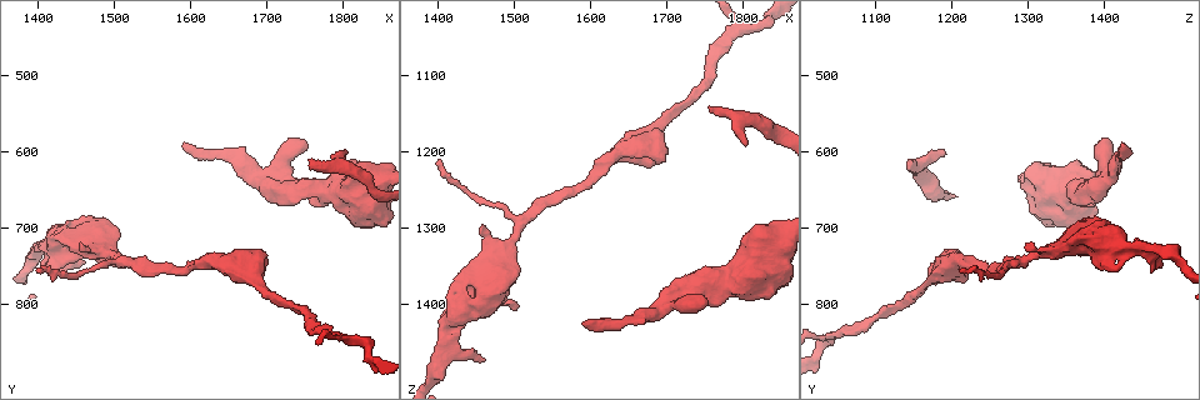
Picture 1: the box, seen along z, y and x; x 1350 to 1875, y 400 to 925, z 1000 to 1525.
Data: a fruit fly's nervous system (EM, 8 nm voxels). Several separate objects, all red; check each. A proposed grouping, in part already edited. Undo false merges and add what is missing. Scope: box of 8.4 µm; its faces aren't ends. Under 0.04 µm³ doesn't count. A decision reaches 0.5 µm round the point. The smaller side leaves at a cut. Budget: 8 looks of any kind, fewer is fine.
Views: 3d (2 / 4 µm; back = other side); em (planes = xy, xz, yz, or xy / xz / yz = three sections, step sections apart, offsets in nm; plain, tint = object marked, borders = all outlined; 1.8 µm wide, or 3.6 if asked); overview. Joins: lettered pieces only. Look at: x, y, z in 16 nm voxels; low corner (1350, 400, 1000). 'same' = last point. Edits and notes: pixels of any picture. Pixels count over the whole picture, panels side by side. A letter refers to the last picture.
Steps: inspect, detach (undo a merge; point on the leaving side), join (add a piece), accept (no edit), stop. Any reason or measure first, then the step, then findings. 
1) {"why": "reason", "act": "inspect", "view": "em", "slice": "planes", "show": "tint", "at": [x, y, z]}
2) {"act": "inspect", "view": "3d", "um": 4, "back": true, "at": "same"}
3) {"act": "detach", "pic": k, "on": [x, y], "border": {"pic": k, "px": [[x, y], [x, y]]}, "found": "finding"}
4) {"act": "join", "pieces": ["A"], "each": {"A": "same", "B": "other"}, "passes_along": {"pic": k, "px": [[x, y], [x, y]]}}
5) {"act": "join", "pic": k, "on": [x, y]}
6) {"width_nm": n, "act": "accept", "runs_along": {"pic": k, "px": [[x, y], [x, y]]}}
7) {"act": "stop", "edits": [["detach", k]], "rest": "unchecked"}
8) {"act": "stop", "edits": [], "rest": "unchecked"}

{"why": "branch stops here", "act": "inspect", "view": "3d", "um": 4, "at": [1590, 595, 1425]}

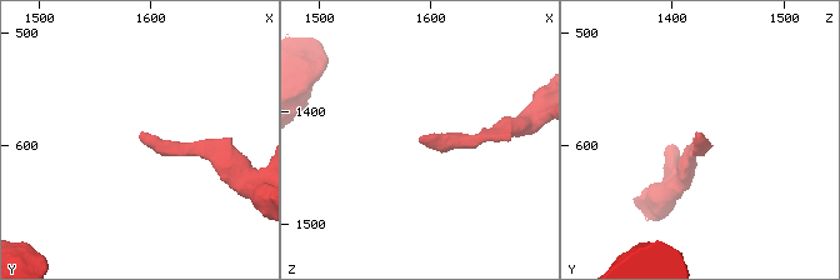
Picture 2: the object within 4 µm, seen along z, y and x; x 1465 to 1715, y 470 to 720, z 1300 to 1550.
{"why": "now the EM", "act": "inspect", "view": "em", "slice": "xz", "step": 4, "show": "tint", "at": [1590, 592, 1426]}

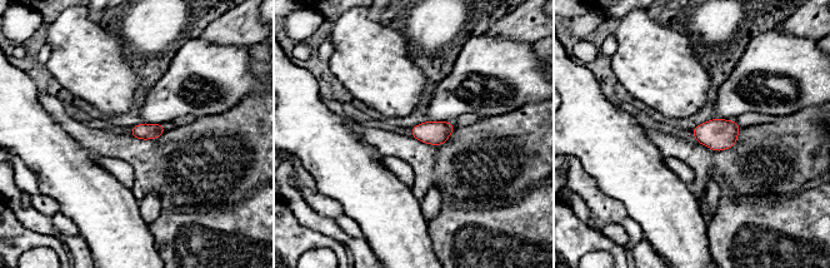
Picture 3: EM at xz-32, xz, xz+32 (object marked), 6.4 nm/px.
{"act": "inspect", "view": "em", "slice": "planes", "show": "borders", "at": "same"}

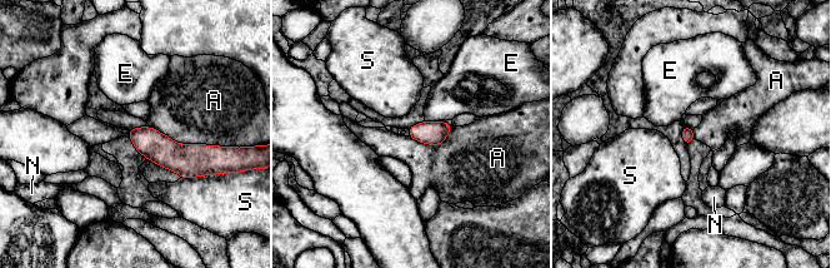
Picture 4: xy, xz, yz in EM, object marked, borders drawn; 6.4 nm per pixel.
{"act": "accept", "each": {"A": "other", "E": "other", "N": "other", "S": "other"}, "border": {"pic": 4, "px": [[146, 125], [180, 143], [218, 147]]}, "found": "none of them fits"}

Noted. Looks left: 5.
{"why": "side arm on a straight run", "act": "inspect", "view": "em", "slice": "planes", "show": "borders", "at": [1735, 640, 1390]}

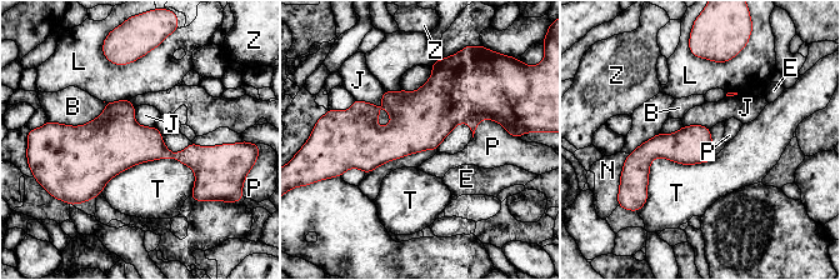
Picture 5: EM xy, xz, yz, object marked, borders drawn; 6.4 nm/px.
{"width_nm": 240, "act": "accept", "each": {"B": "other", "E": "other", "J": "other", "L": "other", "N": "other", "P": "other", "T": "other", "Z": "other"}, "border": {"pic": 5, "px": [[355, 99], [391, 121]]}, "found": "one cell here"}

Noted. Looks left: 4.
{"why": "abrupt turn", "act": "inspect", "view": "3d", "um": 4, "back": true, "at": [1420, 710, 1415]}

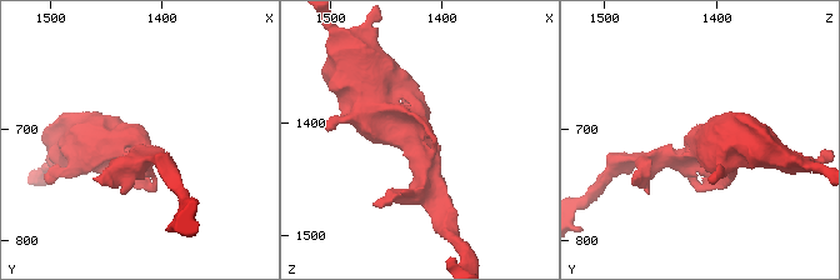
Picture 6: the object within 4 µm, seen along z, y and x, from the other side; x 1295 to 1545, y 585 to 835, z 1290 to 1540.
{"act": "inspect", "view": "em", "slice": "xy", "step": 16, "show": "tint", "at": [1422, 712, 1416]}

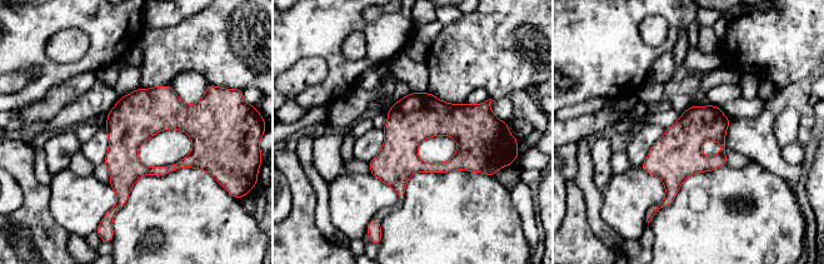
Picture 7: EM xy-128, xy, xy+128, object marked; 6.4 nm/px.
{"why": "cut it another way", "act": "inspect", "view": "em", "slice": "planes", "show": "borders", "at": "same"}

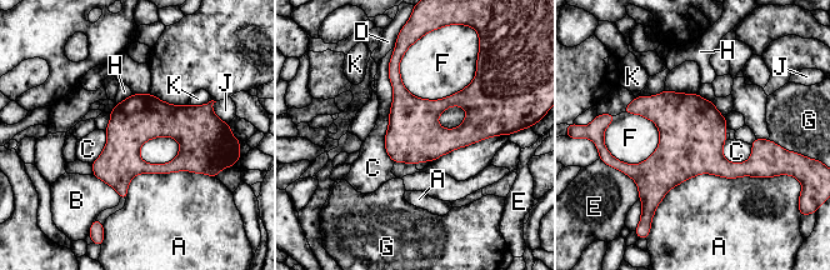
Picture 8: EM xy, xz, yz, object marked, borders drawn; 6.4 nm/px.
{"longest_contact_nm": ["A", 800], "act": "accept", "each": {"A": "other", "B": "other", "C": "other", "D": "other", "E": "other", "F": "other", "G": "other", "H": "other", "J": "other", "K": "other"}, "runs_along": {"pic": 8, "px": [[210, 126], [144, 126], [95, 171]]}, "found": "one cell here"}

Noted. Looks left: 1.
{"act": "stop", "edits": [], "rest": "unchecked"}

